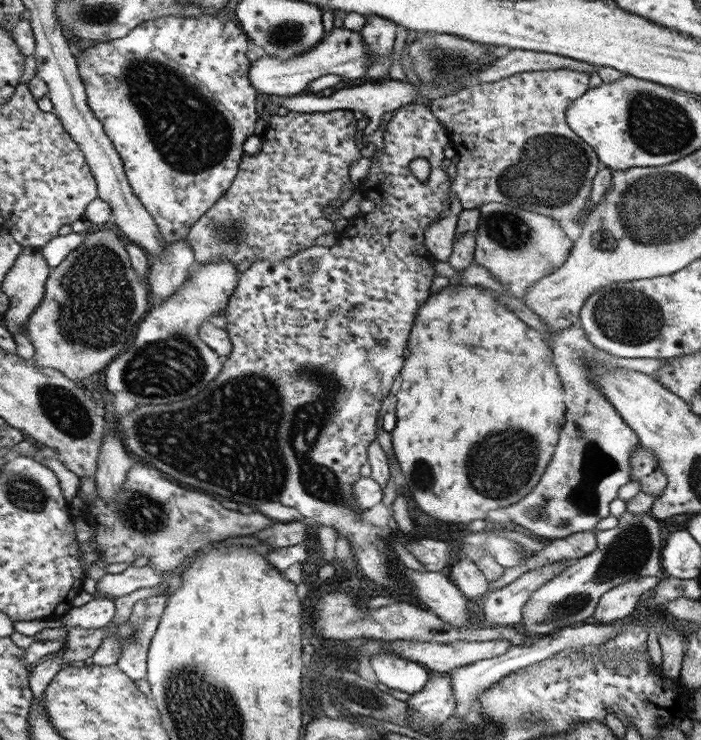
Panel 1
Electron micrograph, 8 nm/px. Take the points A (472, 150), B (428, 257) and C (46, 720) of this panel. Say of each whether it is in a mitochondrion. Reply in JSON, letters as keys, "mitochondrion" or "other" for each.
{"A":"other","B":"other","C":"other"}

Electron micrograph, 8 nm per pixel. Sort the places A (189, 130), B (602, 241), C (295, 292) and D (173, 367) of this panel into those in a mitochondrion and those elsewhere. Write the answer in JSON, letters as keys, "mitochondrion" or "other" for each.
{"A":"mitochondrion","B":"mitochondrion","C":"other","D":"mitochondrion"}

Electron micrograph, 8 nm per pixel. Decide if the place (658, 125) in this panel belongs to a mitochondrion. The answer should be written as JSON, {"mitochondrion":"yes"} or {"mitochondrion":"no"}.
{"mitochondrion":"yes"}

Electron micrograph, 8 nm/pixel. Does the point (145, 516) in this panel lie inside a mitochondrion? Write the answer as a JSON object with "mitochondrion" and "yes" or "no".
{"mitochondrion":"yes"}

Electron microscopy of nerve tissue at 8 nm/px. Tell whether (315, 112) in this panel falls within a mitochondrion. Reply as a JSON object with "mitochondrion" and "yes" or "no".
{"mitochondrion":"no"}

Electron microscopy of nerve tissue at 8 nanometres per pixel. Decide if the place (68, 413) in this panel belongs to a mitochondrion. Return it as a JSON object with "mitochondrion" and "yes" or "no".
{"mitochondrion":"yes"}

